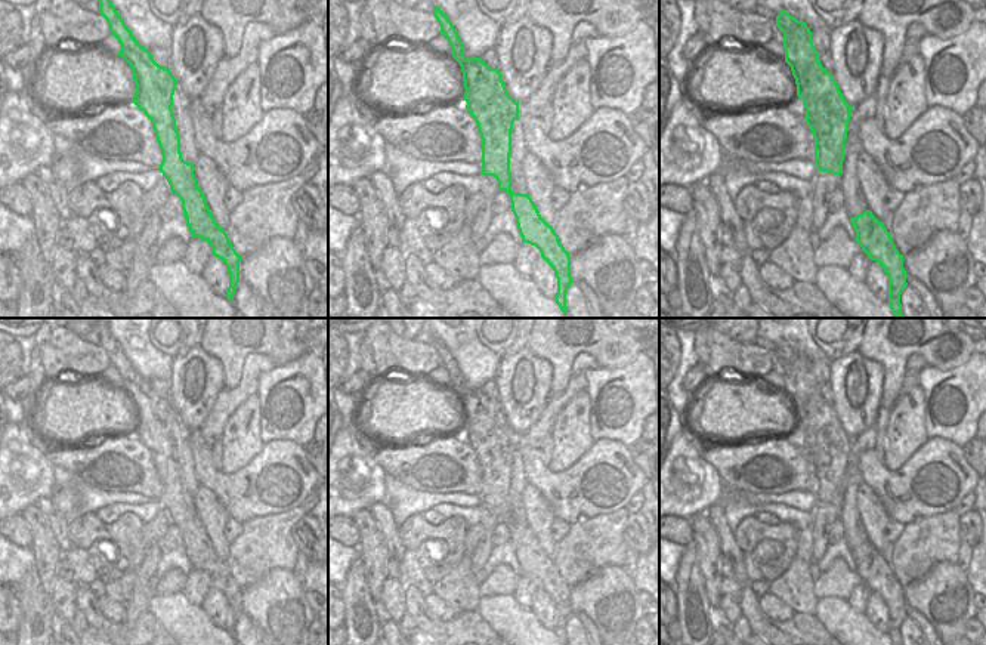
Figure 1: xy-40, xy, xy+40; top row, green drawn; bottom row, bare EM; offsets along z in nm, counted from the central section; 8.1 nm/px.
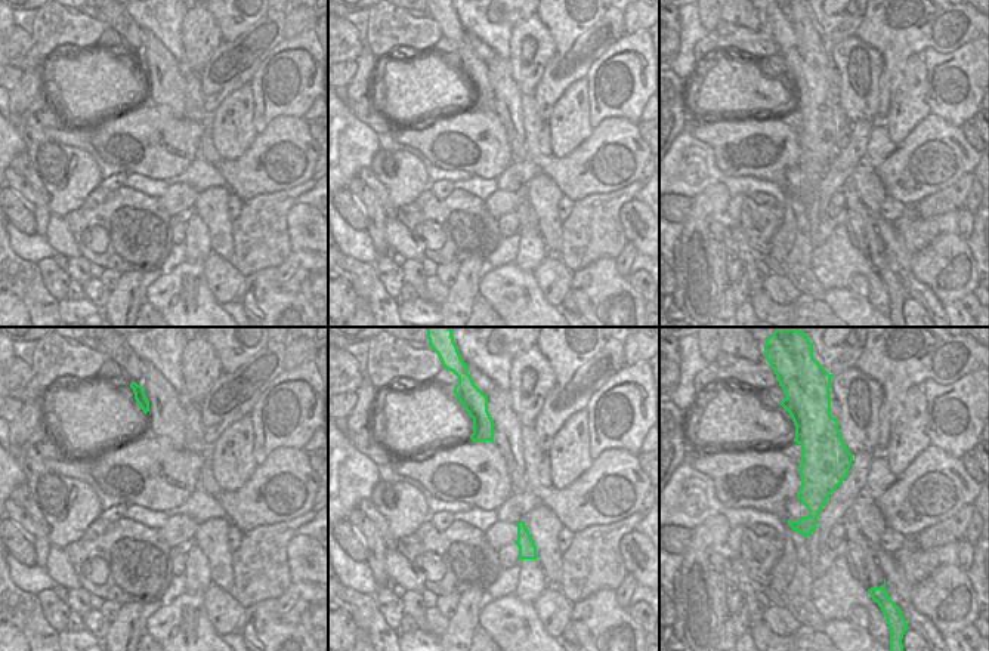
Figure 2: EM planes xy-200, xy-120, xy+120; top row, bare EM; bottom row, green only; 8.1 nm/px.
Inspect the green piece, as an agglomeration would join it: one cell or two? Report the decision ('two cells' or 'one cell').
two cells

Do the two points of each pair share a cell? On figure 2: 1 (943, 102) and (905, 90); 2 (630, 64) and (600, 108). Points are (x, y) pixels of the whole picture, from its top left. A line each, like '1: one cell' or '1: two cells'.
1: two cells
2: one cell

